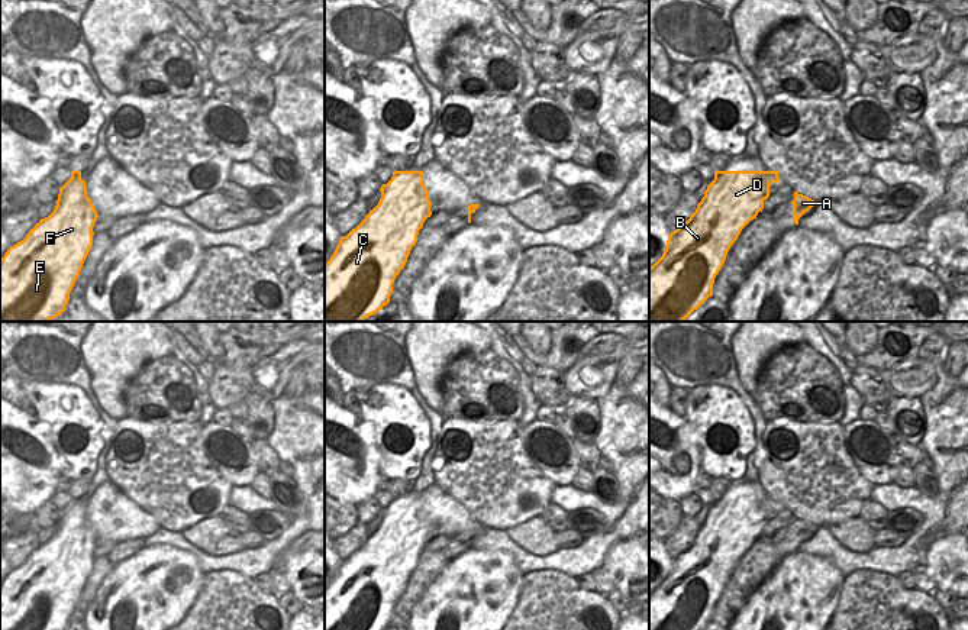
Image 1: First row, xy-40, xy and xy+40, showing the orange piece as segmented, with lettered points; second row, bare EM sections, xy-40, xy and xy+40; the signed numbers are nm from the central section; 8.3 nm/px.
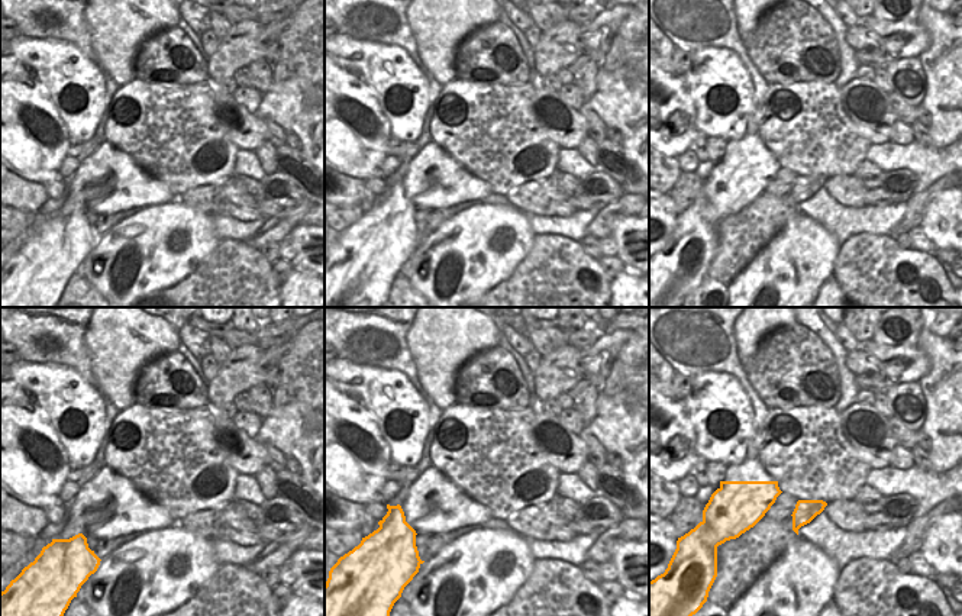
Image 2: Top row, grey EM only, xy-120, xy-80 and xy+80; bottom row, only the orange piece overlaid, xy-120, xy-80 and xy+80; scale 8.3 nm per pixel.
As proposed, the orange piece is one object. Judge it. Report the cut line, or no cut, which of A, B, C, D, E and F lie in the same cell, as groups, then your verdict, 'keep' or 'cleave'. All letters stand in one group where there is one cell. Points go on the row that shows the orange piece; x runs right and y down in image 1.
cut none; groups A B C D E F; keep

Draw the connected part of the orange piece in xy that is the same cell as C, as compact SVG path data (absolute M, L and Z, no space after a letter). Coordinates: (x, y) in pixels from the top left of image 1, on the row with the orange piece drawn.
M393 171L393 177L383 184L378 204L365 219L342 236L333 255L325 264L325 322L364 322L390 303L396 277L404 268L412 248L417 242L419 230L432 216L429 193L423 184L423 171Z

